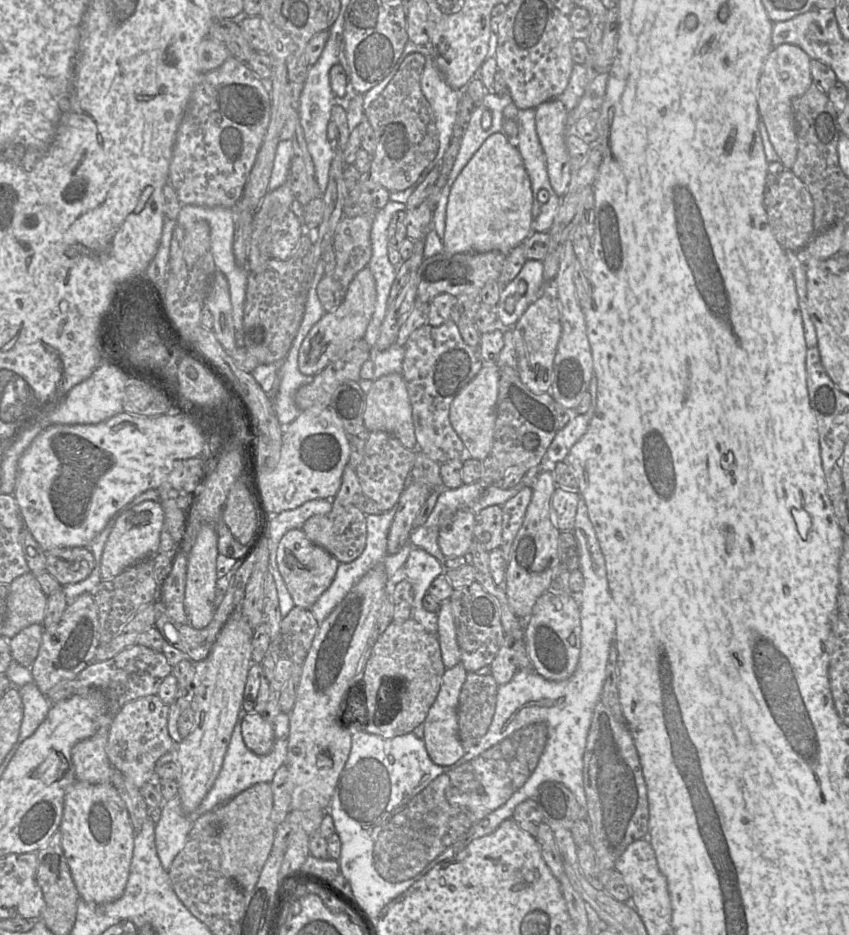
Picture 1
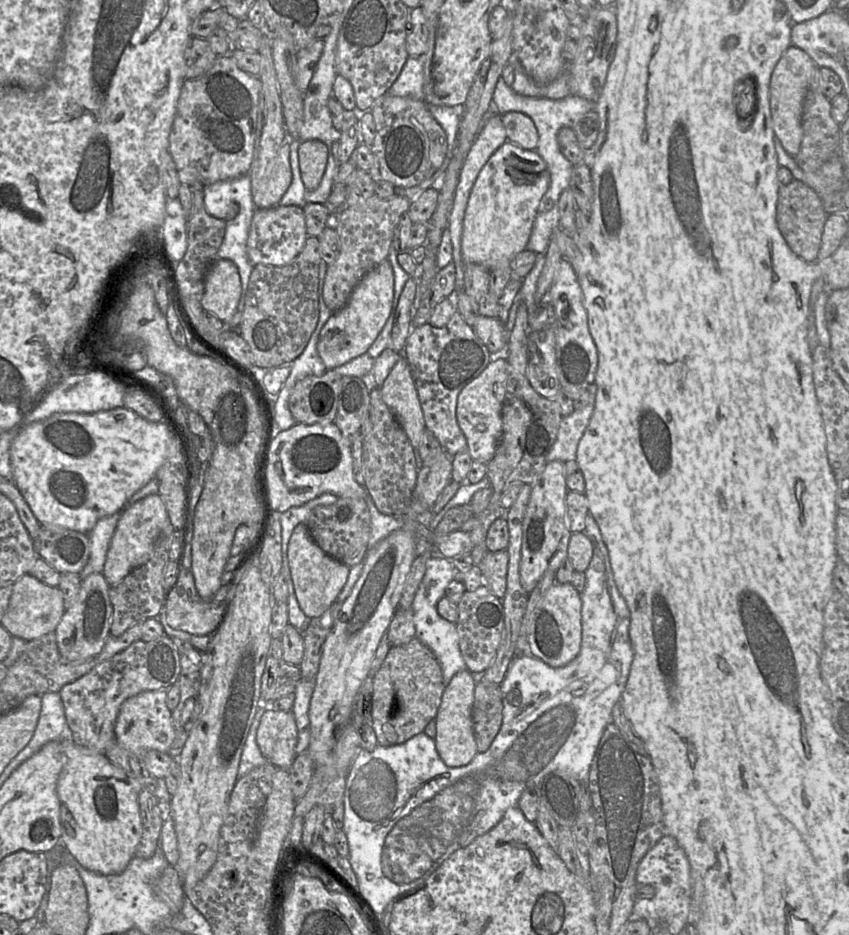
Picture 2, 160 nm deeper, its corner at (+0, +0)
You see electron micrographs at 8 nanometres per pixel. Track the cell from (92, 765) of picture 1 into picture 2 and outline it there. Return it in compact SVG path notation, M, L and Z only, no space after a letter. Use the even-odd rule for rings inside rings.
M166 634L150 642L138 640L89 673L64 685L59 695L73 742L104 753L115 739L115 722L123 702L142 691L167 690L176 683L181 672L180 656L174 641Z

